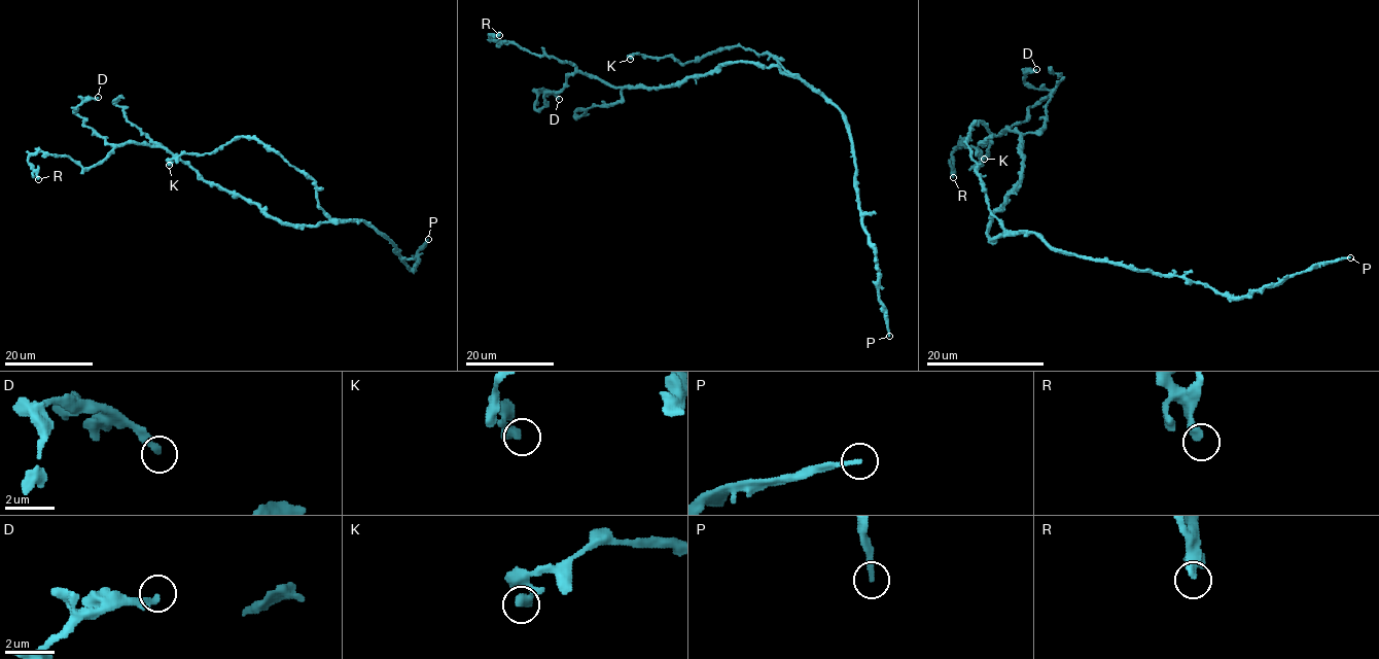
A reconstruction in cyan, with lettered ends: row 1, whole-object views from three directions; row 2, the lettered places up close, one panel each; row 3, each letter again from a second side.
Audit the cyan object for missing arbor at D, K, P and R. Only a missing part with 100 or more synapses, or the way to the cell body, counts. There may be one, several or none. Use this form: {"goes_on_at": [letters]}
{"goes_on_at": ["P"]}

